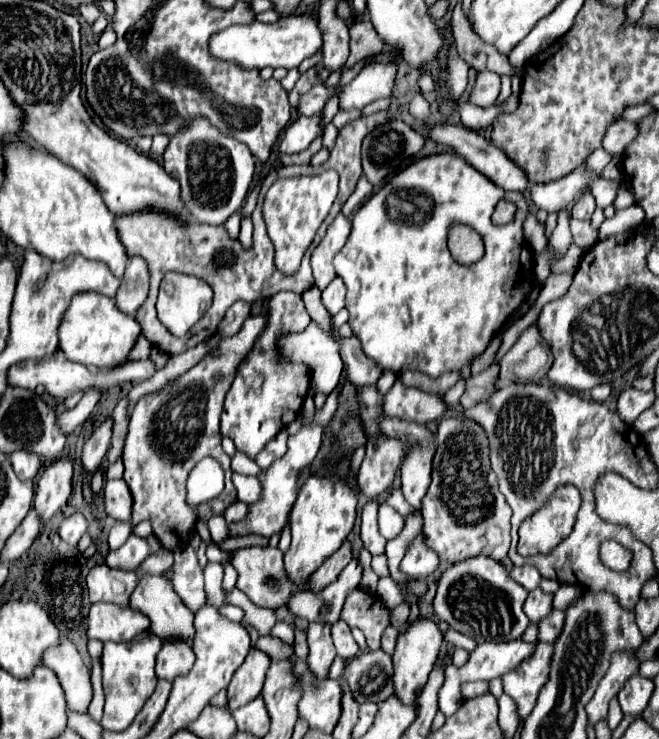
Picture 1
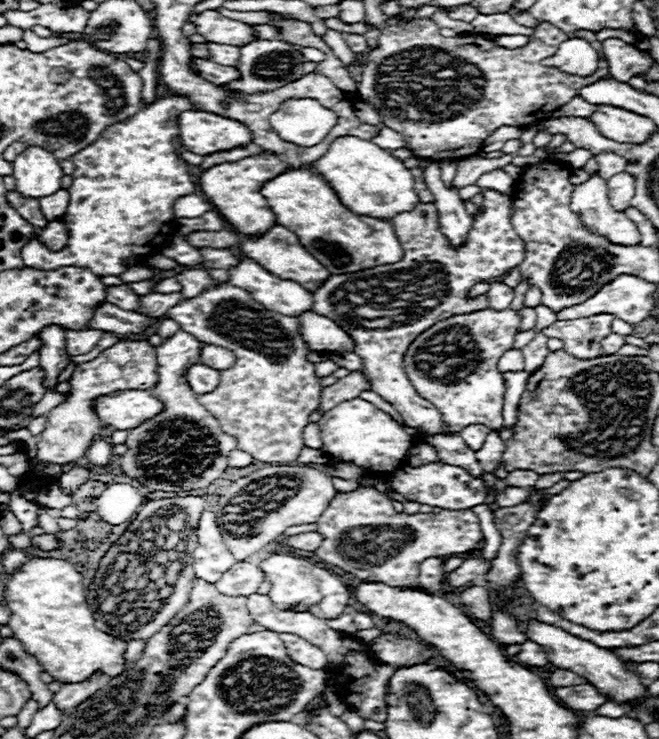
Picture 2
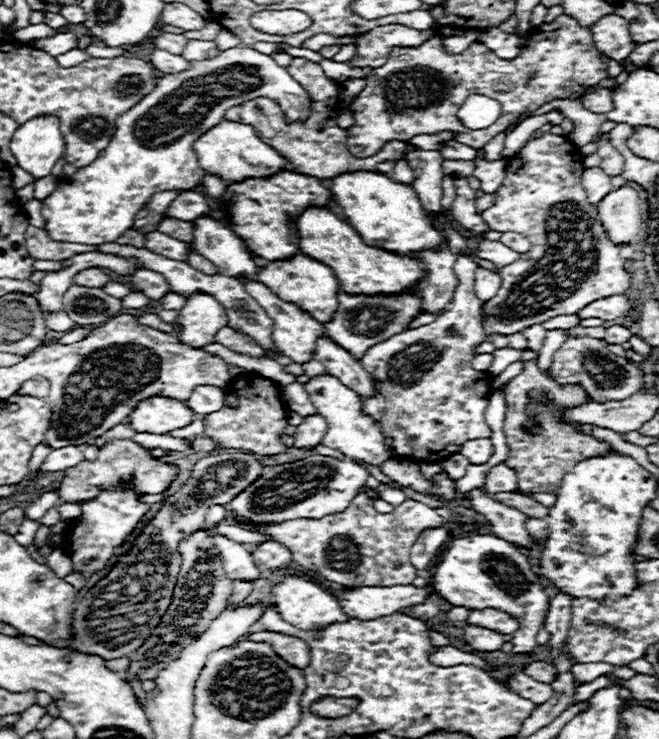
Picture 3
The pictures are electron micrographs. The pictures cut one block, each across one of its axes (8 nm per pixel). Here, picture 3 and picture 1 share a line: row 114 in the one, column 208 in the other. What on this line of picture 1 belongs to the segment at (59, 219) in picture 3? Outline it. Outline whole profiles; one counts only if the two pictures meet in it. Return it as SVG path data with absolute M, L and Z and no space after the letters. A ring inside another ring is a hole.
M194 116L176 132L164 152L164 170L180 180L182 200L186 210L200 224L224 224L230 214L242 208L248 186L254 174L254 156L246 144L222 134L204 116ZM170 271L160 284L156 312L174 336L184 336L204 316L210 302L212 290L204 280Z

